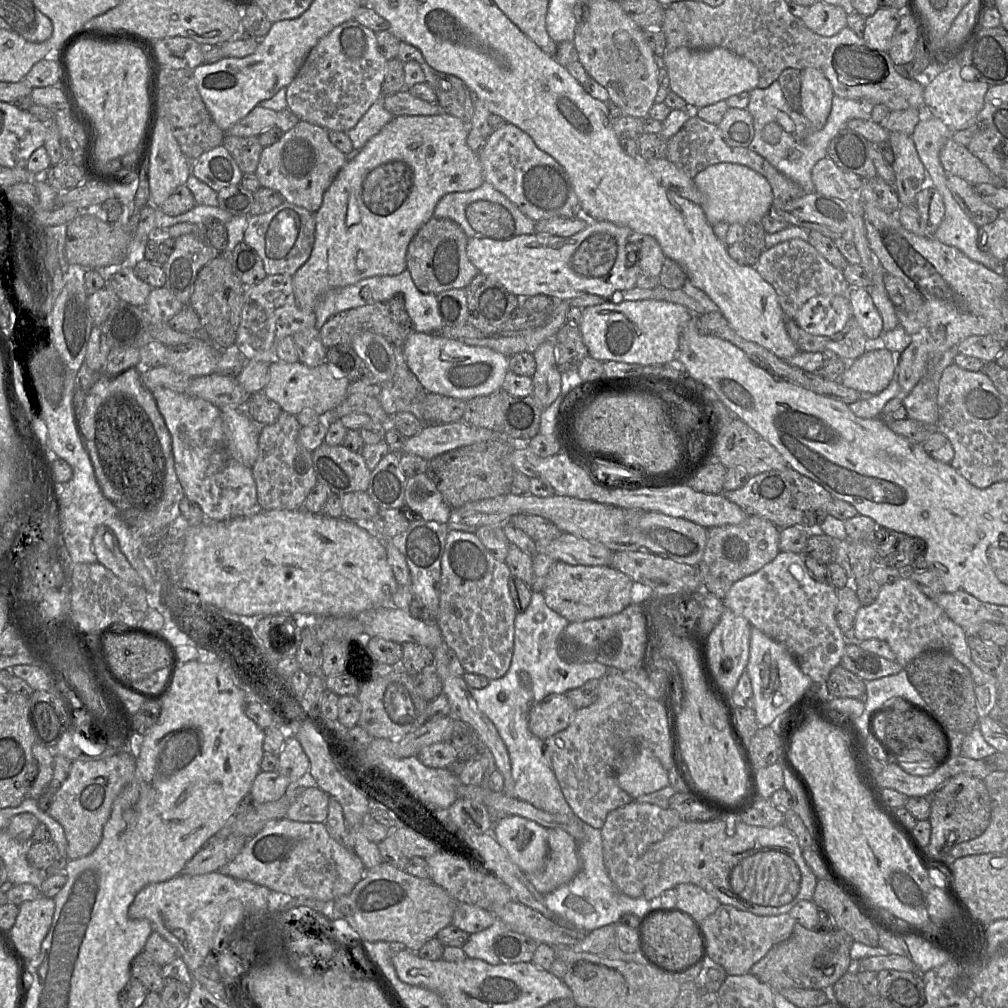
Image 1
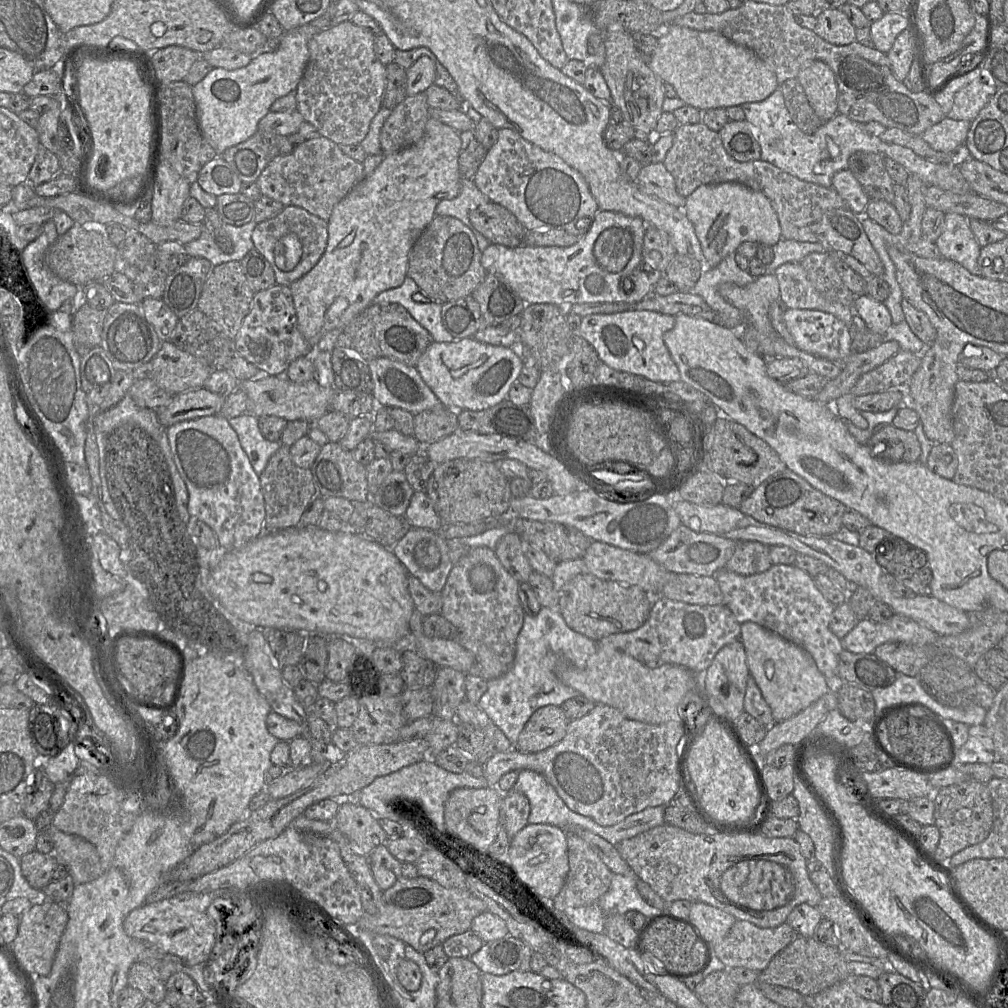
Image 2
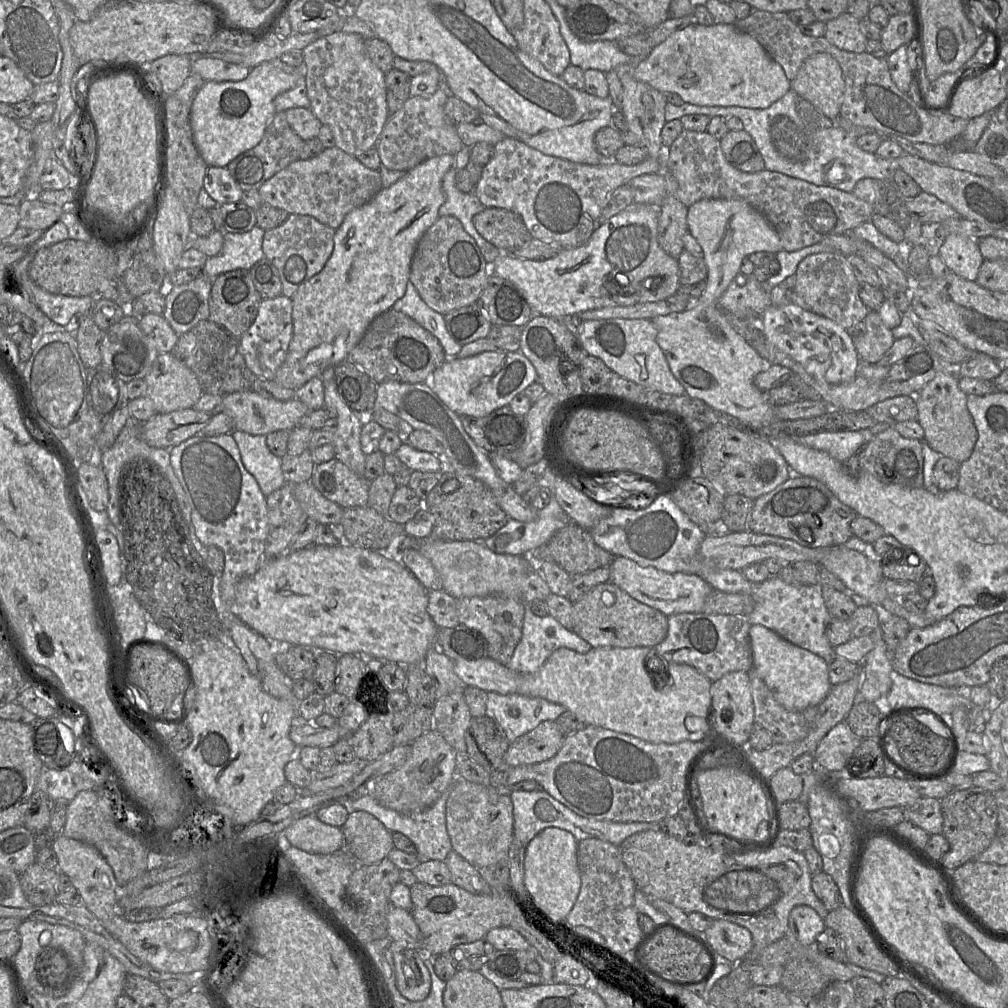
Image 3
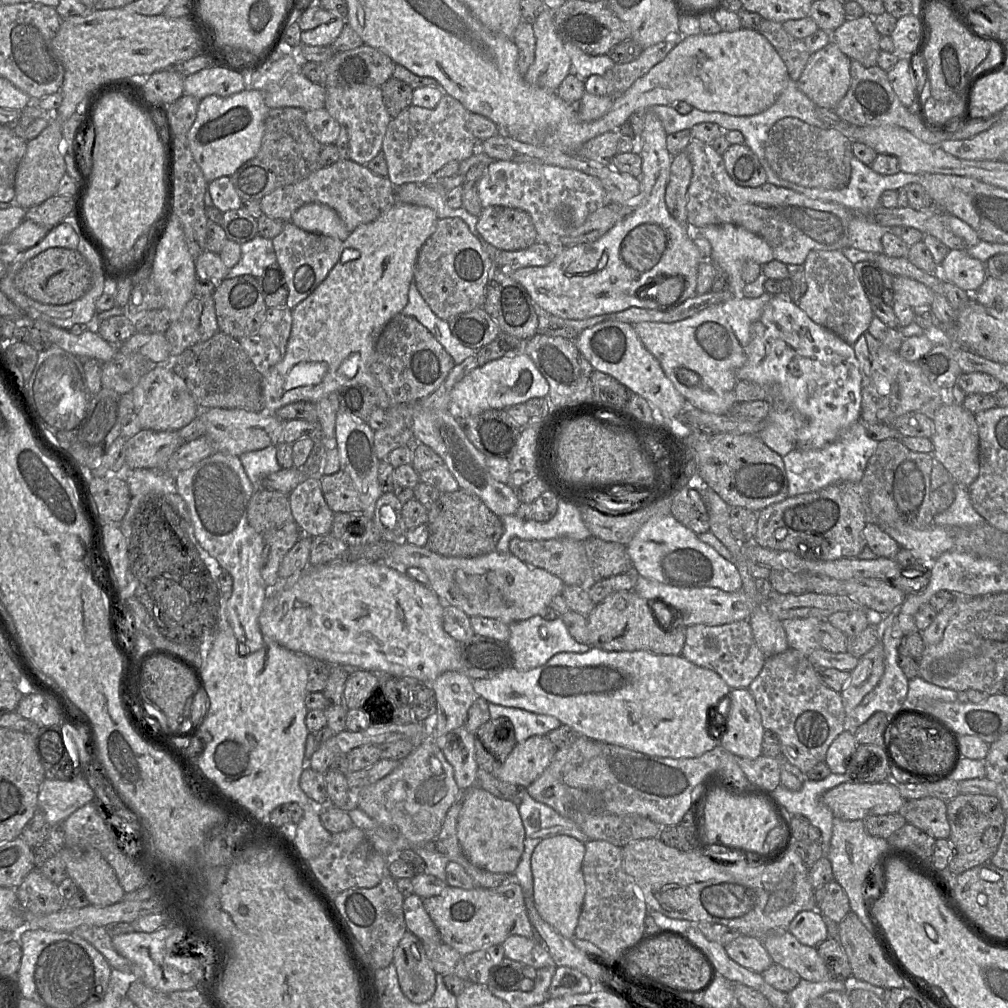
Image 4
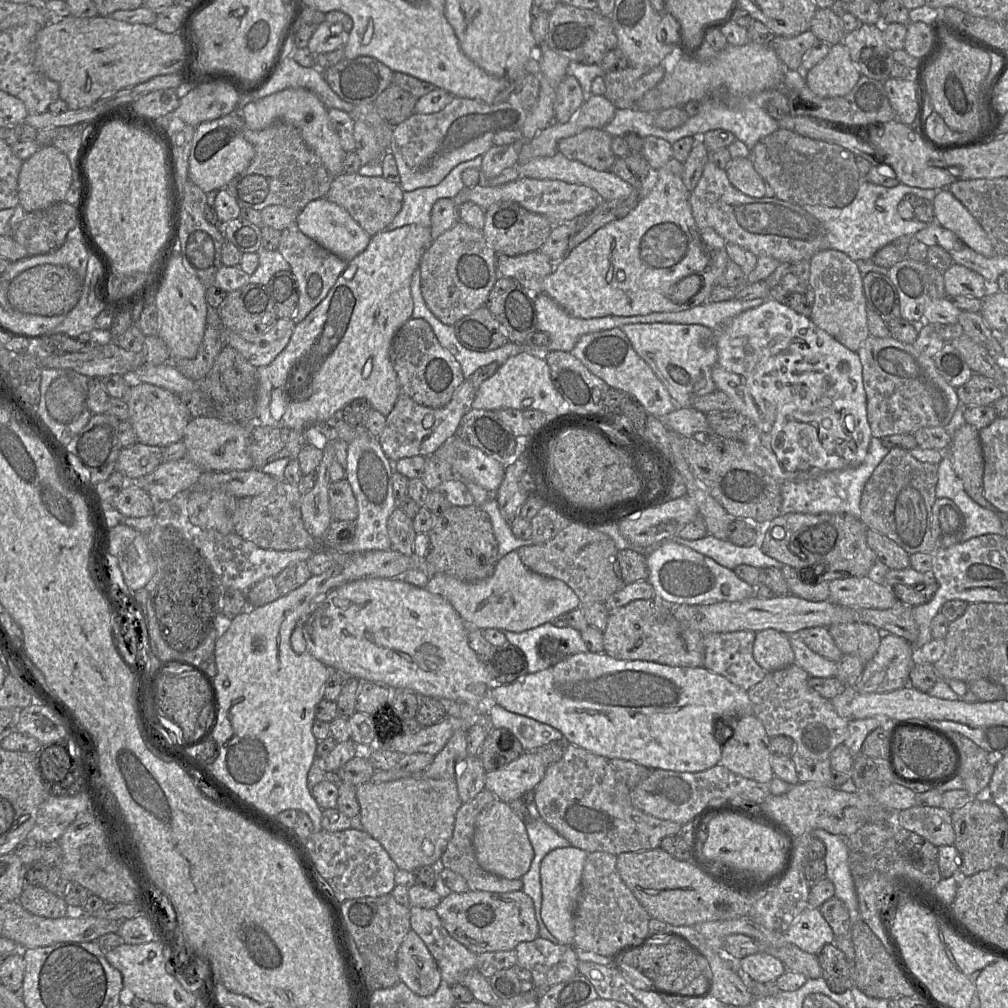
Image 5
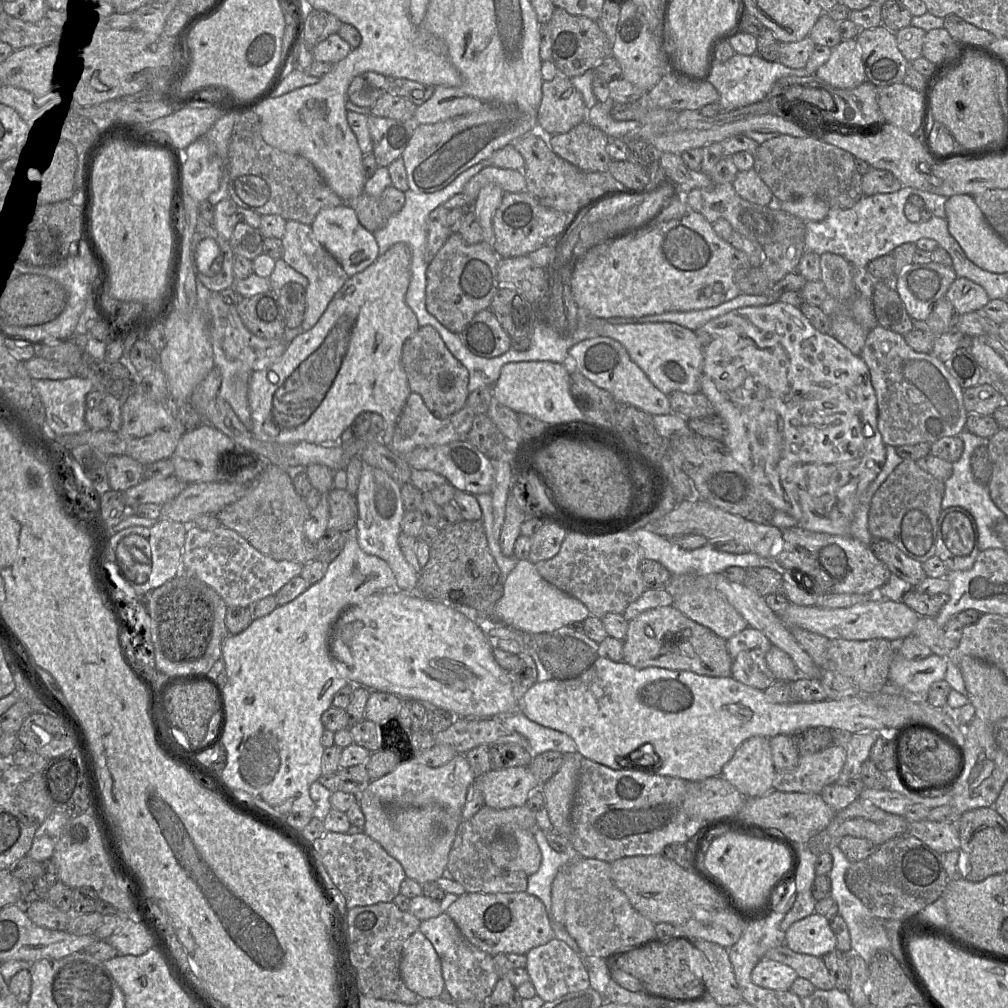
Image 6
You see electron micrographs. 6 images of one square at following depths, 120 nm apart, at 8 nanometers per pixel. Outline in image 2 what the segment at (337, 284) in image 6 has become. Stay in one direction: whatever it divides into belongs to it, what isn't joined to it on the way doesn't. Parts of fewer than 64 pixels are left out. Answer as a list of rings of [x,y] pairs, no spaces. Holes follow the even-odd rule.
[[[286,206],[275,218],[258,223],[251,238],[255,249],[271,265],[276,283],[290,287],[307,274],[323,256],[328,244],[328,223],[303,208]]]

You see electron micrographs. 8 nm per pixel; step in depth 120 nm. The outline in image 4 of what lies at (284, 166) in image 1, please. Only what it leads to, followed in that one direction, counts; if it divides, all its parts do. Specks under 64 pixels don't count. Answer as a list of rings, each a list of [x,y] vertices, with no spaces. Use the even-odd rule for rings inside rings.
[[[343,157],[298,183],[275,189],[260,200],[260,207],[266,216],[287,223],[291,222],[296,210],[309,203],[332,208],[352,232],[360,225],[374,222],[396,204],[395,186],[388,177],[376,175],[367,166]]]

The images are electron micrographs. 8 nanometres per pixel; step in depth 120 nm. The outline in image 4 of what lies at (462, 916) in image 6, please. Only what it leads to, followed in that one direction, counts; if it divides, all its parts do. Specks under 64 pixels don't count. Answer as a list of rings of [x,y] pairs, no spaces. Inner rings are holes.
[[[505,881],[494,888],[470,890],[447,886],[441,894],[423,899],[423,905],[437,927],[441,940],[462,956],[492,945],[502,945],[512,935],[537,938],[518,882]]]

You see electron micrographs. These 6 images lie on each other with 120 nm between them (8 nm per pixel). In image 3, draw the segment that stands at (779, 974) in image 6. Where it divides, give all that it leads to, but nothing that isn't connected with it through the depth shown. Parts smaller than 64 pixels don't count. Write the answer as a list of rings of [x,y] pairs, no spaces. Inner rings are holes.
[[[713,920],[700,934],[712,947],[718,958],[736,964],[753,949],[751,933],[727,920]]]

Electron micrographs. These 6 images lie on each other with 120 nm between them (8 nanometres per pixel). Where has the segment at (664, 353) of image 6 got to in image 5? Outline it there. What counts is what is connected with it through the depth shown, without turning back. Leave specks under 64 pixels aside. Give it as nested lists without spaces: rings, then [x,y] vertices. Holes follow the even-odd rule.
[[[637,323],[619,327],[635,352],[650,366],[677,406],[690,407],[694,397],[713,392],[712,369],[718,359],[716,331],[700,324]]]

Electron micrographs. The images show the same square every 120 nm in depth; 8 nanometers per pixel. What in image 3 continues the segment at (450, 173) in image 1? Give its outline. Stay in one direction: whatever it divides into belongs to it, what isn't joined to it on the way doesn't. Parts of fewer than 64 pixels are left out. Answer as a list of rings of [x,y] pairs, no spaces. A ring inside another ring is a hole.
[[[453,155],[430,158],[405,172],[390,187],[383,188],[370,202],[346,215],[341,226],[335,230],[333,252],[324,268],[302,283],[292,296],[292,339],[274,379],[282,387],[296,391],[311,378],[321,377],[326,368],[334,368],[348,359],[372,320],[391,309],[405,295],[413,255],[422,236],[439,218],[438,210],[446,200],[443,177],[454,162]]]

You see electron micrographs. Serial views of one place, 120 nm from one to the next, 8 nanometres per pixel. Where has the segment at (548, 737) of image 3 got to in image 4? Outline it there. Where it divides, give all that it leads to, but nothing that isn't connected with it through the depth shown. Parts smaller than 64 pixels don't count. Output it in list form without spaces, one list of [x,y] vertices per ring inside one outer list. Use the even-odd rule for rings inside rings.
[[[547,735],[531,736],[516,744],[503,766],[494,774],[504,782],[526,788],[544,772],[556,751]]]

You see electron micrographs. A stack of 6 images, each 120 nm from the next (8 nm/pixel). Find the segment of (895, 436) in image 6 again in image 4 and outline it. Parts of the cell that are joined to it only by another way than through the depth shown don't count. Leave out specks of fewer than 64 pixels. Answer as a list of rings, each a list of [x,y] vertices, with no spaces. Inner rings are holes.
[[[869,331],[863,333],[853,345],[861,373],[861,422],[863,424],[889,424],[908,412],[921,412],[932,419],[945,404],[945,391],[932,383],[915,362],[902,358],[898,351],[888,349]]]

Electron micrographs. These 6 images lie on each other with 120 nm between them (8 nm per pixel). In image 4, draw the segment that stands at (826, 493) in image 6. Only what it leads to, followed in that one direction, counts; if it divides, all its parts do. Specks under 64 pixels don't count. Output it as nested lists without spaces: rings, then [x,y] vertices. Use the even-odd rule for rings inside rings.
[[[789,295],[771,297],[761,317],[751,327],[751,340],[744,352],[746,362],[737,371],[737,380],[757,383],[766,390],[765,400],[770,404],[770,412],[765,428],[757,436],[780,456],[792,450],[823,448],[860,420],[862,378],[853,346],[813,322]]]

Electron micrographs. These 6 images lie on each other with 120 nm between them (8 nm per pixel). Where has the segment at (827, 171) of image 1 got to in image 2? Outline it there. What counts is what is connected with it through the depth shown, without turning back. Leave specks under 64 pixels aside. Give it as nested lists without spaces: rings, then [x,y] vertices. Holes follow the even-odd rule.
[[[848,169],[840,170],[832,178],[832,188],[845,200],[848,208],[863,216],[870,198]]]

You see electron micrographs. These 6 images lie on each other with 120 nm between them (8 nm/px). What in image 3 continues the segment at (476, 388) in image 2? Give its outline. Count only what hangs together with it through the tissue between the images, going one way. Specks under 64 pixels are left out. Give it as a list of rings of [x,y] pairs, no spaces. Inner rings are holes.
[[[485,351],[466,358],[447,358],[425,381],[427,386],[458,416],[484,417],[494,410],[509,405],[511,400],[538,380],[533,364],[520,352]]]

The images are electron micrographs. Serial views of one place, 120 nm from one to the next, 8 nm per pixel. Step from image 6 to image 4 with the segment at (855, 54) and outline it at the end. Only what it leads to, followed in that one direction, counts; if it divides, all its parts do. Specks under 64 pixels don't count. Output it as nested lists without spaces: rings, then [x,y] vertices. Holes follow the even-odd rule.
[[[831,40],[808,59],[798,88],[816,106],[833,109],[849,89],[850,63],[851,59]]]

